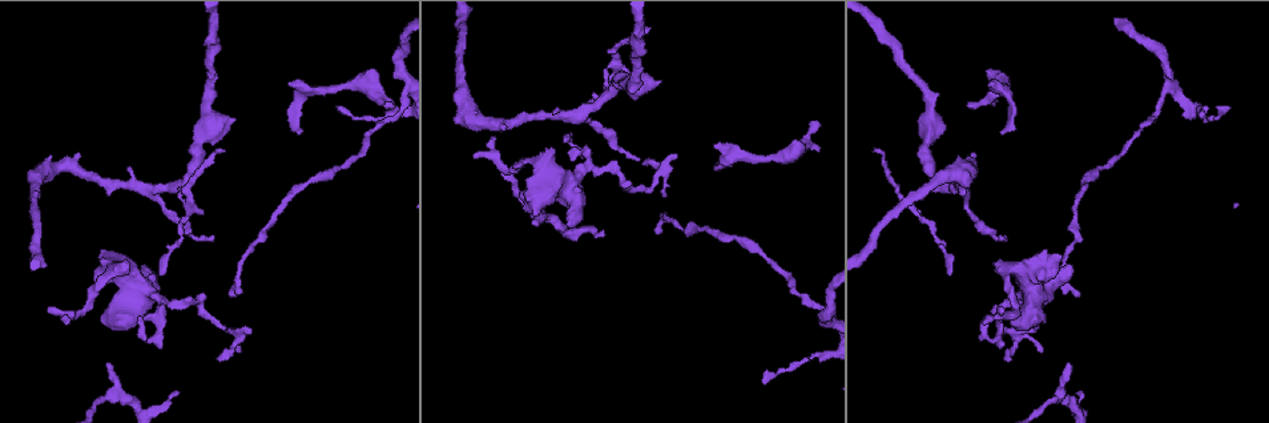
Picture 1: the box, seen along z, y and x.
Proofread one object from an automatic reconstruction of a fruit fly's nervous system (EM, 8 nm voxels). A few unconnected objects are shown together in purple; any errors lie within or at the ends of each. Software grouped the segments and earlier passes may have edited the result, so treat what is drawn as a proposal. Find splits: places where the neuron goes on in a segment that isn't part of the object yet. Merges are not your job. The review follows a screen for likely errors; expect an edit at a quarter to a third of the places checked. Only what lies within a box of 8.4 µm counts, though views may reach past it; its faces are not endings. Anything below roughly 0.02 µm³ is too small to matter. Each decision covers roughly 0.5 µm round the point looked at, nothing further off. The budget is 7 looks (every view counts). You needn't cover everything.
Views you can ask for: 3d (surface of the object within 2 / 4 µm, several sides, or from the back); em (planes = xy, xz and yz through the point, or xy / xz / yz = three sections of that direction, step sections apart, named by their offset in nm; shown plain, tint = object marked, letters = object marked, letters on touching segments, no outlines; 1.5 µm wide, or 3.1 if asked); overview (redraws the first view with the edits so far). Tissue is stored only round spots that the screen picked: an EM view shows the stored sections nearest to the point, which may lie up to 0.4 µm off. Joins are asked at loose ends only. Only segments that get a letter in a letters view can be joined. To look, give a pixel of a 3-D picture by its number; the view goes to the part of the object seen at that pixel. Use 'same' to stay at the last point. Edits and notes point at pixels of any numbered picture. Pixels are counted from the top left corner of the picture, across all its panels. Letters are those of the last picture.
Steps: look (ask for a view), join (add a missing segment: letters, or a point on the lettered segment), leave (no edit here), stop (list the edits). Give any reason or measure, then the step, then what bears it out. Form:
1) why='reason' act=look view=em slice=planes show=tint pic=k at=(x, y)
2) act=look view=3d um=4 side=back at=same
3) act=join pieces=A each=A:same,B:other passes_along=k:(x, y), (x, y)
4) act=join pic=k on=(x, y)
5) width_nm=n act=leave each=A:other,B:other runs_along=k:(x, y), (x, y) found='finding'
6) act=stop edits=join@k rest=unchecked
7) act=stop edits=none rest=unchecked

why='thin end' act=look view=3d um=4 pic=1 at=(950, 271)

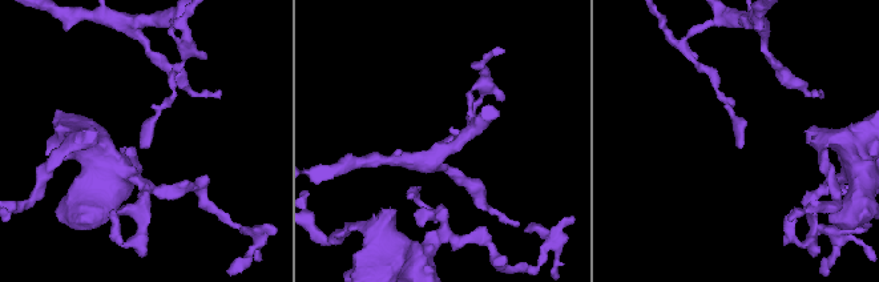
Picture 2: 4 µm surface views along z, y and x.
why='now the EM' act=look view=em slice=xz step=4 show=tint pic=2 at=(741, 147)

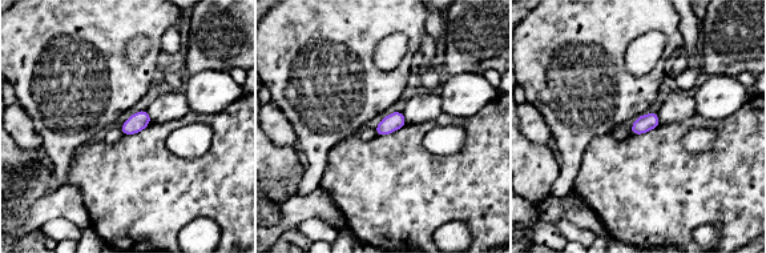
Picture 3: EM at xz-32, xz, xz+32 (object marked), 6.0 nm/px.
act=look view=em slice=xz step=4 show=letters at=same

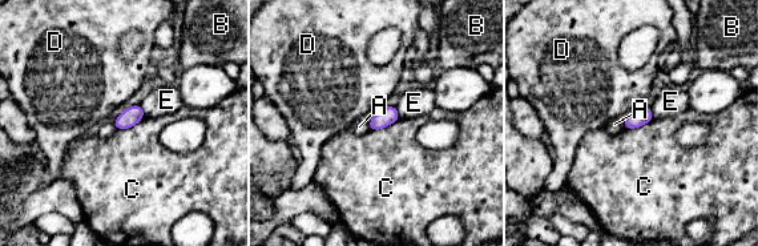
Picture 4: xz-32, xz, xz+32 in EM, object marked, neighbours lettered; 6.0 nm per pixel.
act=leave each=A:other,B:other,C:other,D:other,E:other border=4:(399, 119), (382, 128), (370, 129) found='no lettered segment goes on from it'

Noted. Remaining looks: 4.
act=look view=3d um=4 pic=1 at=(67, 324)

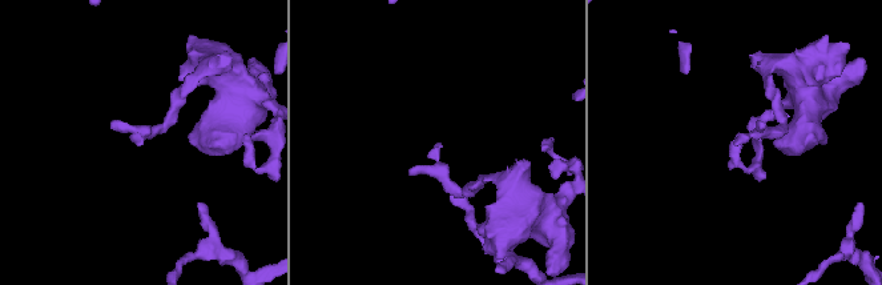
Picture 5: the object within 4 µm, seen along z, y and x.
why='shape alone is not enough' act=look view=em slice=planes show=letters pic=5 at=(441, 143)

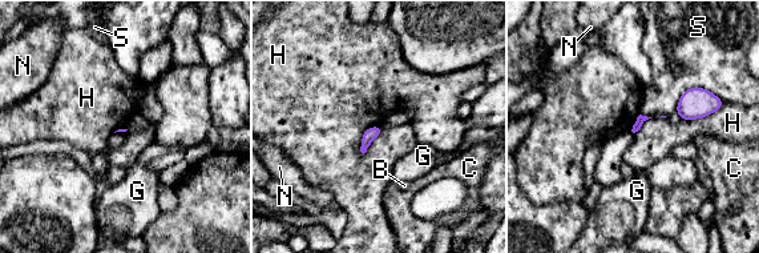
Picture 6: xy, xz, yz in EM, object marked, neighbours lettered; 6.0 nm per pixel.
longest_contact=S:300nm act=leave each=B:other,C:other,G:other,H:other,N:other,S:other found='none of them fits'

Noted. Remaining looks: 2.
why='free end' act=look view=3d um=4 pic=1 at=(714, 144)

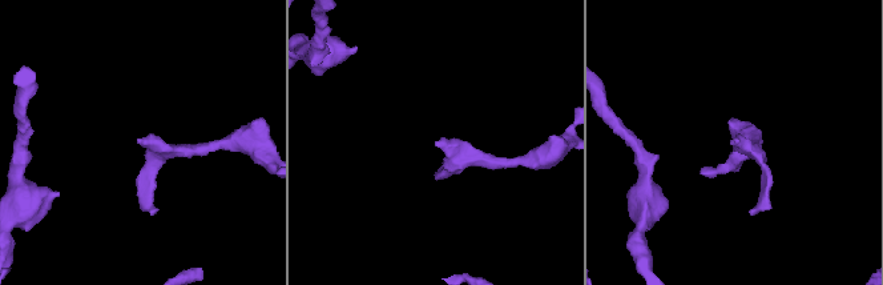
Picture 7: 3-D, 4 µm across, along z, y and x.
why='shape alone is not enough' act=look view=em slice=planes show=letters pic=7 at=(139, 142)

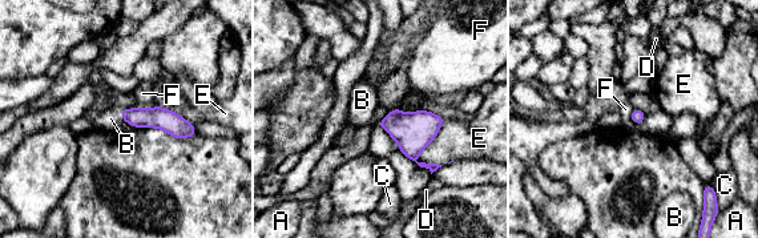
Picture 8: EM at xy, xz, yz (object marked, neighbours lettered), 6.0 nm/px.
act=join pieces=B each=A:other,B:same,C:other,D:other,E:other,F:other found='the neuron continues'

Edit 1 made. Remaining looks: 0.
act=stop edits=join@8 rest=unchecked

